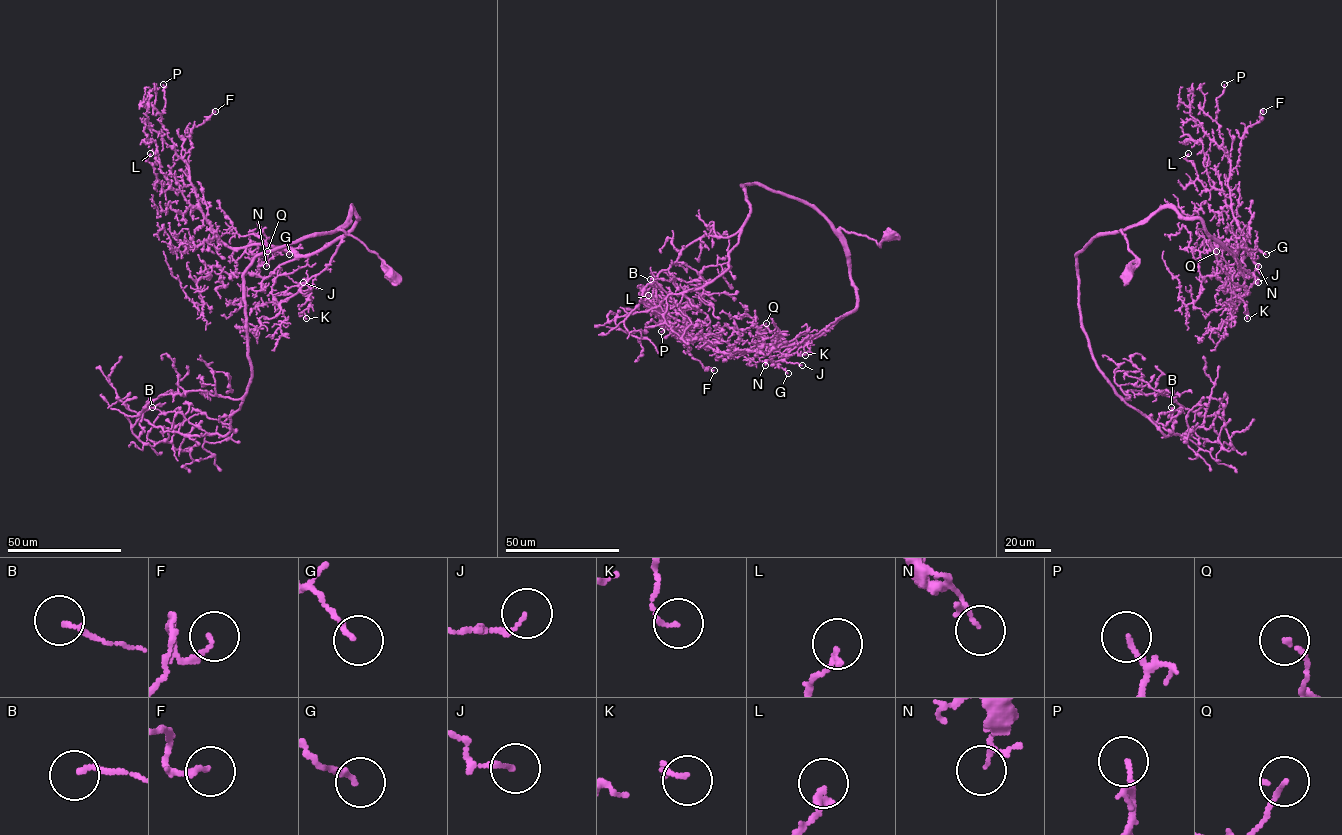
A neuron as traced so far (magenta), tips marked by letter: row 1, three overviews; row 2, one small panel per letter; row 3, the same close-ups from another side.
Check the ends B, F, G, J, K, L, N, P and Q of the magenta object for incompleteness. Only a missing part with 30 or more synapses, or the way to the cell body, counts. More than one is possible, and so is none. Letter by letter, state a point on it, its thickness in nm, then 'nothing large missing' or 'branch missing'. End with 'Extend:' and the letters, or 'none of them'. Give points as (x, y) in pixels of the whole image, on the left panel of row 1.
B: place (152, 407); calibre 160 nm; nothing large missing
F: place (215, 111); calibre 150 nm; nothing large missing
G: place (289, 254); calibre 150 nm; nothing large missing
J: place (303, 282); calibre 130 nm; nothing large missing
K: place (306, 318); calibre 130 nm; nothing large missing
L: place (150, 153); calibre 170 nm; nothing large missing
N: place (266, 266); calibre 100 nm; nothing large missing
P: place (163, 84); calibre 140 nm; nothing large missing
Q: place (267, 251); calibre 130 nm; nothing large missing
Extend: none of them

